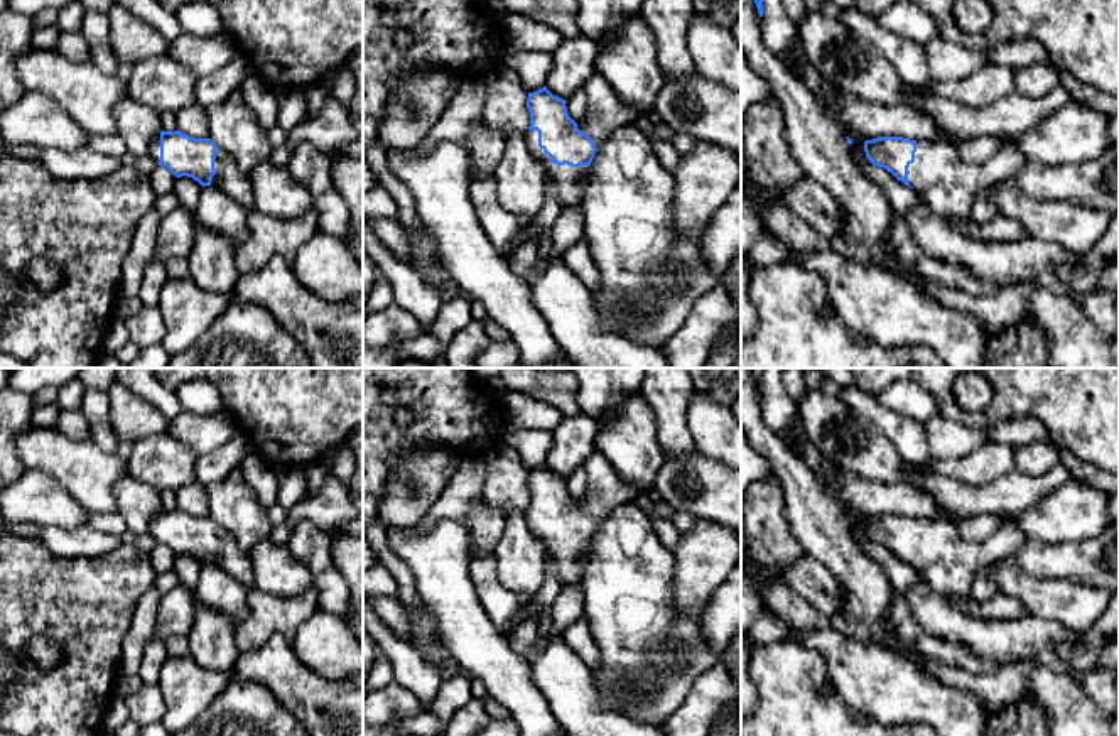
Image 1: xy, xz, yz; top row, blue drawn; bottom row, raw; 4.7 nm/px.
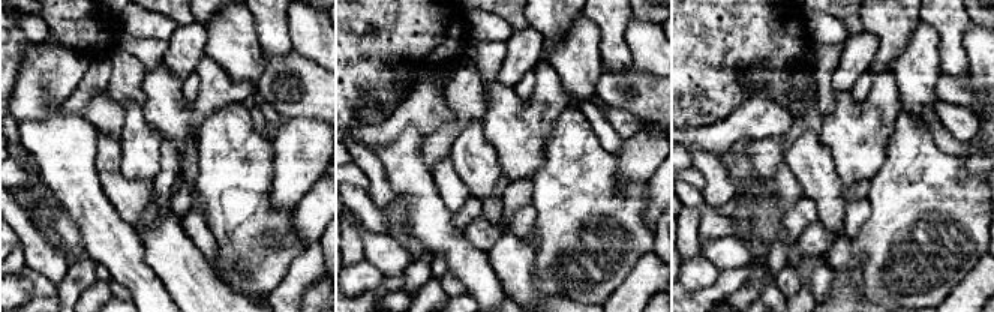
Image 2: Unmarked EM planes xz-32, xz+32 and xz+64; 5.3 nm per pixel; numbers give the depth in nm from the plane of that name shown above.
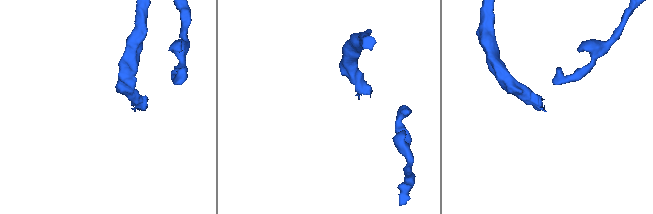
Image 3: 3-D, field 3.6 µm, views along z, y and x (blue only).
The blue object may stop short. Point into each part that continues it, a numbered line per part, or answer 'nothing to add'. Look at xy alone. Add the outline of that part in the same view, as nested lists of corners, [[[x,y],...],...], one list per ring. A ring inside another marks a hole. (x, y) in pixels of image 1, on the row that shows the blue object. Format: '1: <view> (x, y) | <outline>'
1: xy (228, 178) | [[[218,149],[214,169],[216,174],[213,176],[211,184],[235,199],[245,211],[255,211],[251,184],[238,169],[235,159],[228,152]]]

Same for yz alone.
1: yz (946, 184) | [[[1001,140],[999,152],[982,165],[962,160],[954,142],[916,142],[915,162],[908,182],[930,211],[967,219],[981,191],[1009,179],[1024,157],[1013,140]]]

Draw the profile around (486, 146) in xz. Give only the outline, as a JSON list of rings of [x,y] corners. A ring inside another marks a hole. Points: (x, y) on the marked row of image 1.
[[[486,122],[473,123],[468,130],[469,186],[483,174],[495,170],[505,152],[505,137]]]

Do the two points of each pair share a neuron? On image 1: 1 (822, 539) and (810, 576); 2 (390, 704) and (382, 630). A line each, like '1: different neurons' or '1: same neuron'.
1: different neurons
2: different neurons

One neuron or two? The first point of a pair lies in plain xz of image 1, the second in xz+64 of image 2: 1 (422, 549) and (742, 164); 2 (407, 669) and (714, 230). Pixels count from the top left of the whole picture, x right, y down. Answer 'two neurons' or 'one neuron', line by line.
1: one neuron
2: two neurons

